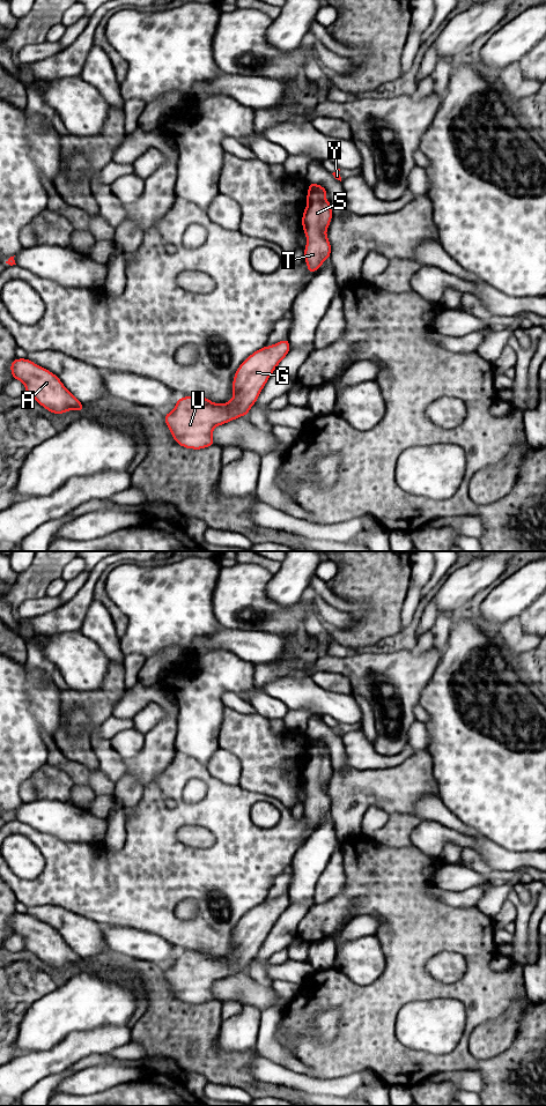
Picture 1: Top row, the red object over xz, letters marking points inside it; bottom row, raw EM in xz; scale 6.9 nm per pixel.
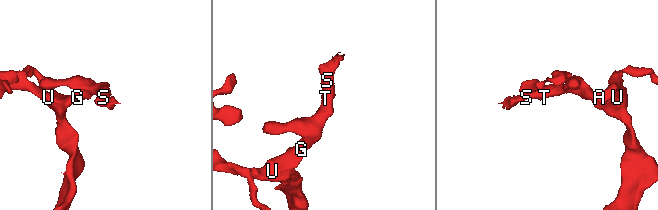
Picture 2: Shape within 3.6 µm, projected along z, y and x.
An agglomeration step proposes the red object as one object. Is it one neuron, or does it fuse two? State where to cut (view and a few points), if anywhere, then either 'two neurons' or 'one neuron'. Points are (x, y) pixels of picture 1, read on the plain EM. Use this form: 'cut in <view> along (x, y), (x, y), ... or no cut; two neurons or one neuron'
no cut; one neuron

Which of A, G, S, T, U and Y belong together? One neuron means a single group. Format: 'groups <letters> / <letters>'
groups A G S T U Y

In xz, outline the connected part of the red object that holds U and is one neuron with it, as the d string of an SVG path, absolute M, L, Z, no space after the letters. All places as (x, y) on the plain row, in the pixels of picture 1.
M286 893L252 907L235 927L233 935L234 950L227 958L217 959L204 951L179 952L175 964L164 970L164 978L168 980L175 996L185 1003L192 1004L202 1004L213 1001L213 983L248 970L251 962L258 955L268 933L289 906L289 893Z

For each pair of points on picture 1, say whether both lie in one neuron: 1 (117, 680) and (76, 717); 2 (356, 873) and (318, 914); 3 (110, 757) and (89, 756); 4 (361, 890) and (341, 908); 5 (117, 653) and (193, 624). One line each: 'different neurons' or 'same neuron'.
1: different neurons
2: same neuron
3: different neurons
4: same neuron
5: different neurons

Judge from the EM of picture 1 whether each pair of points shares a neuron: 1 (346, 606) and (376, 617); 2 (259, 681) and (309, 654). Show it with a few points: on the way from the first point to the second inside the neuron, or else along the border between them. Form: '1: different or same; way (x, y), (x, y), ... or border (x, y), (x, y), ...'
1: different; border (337, 595), (353, 601), (362, 601), (370, 606)
2: same; way (272, 672), (296, 666)

